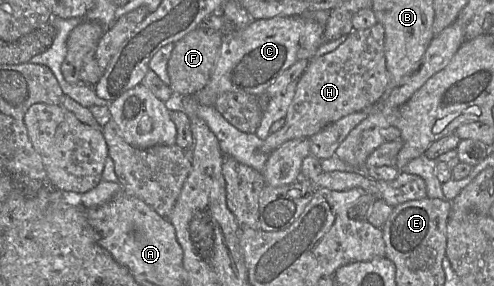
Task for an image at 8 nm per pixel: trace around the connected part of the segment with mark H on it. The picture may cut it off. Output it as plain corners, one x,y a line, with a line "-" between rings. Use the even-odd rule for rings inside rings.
378,22
367,29
352,30
334,51
309,60
310,63
299,78
284,127
264,140
260,150
271,154
289,140
310,138
351,113
373,108
391,82
384,44
385,29

